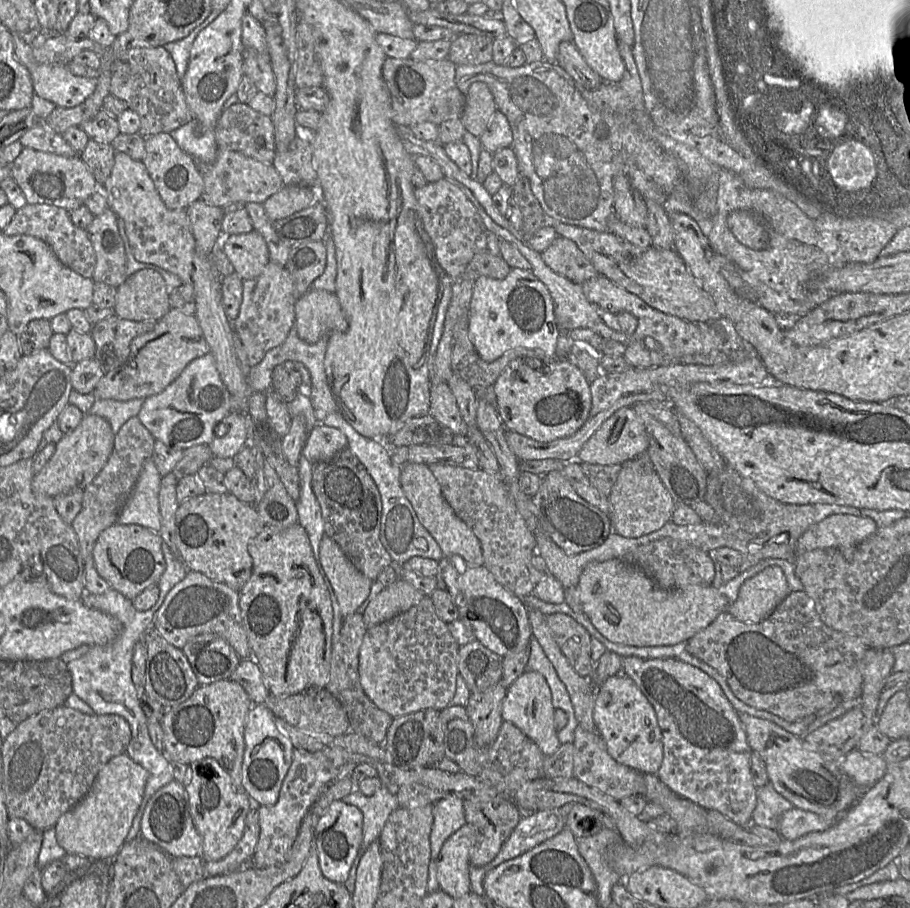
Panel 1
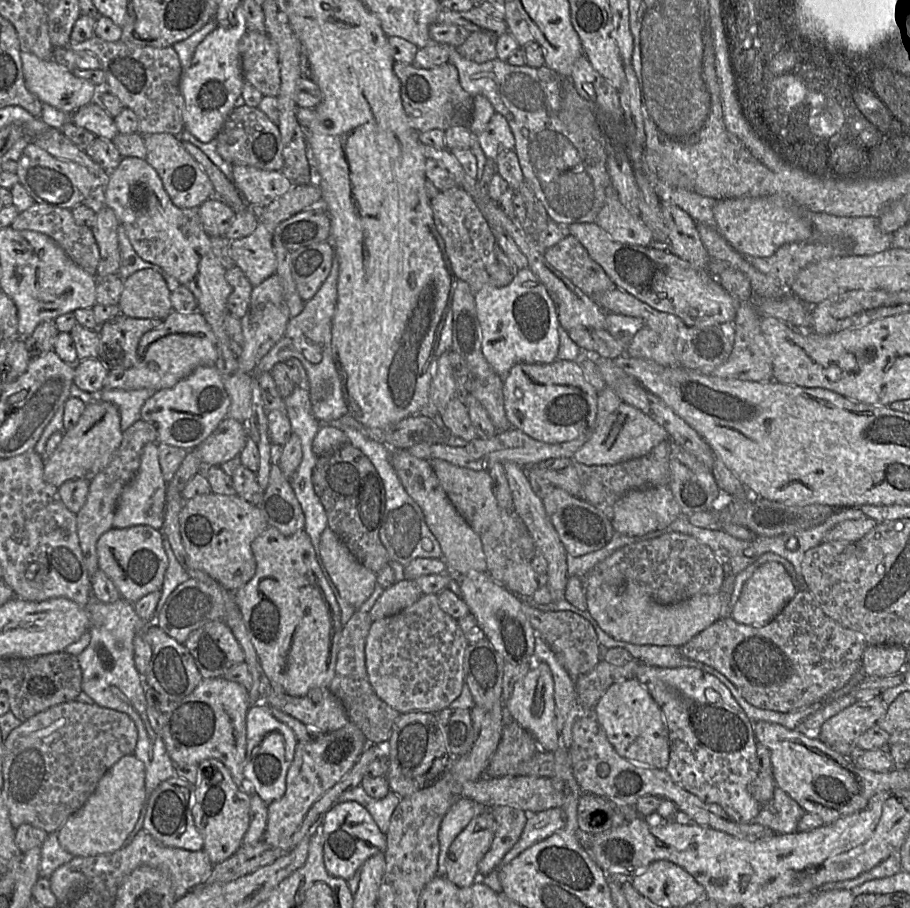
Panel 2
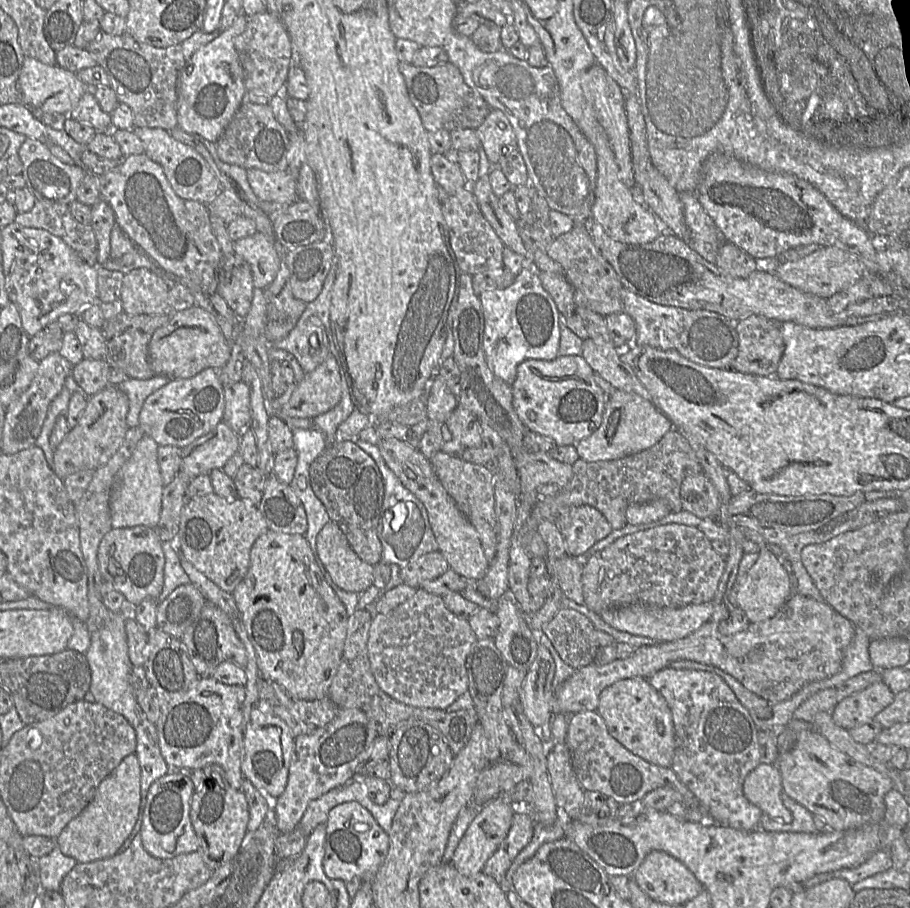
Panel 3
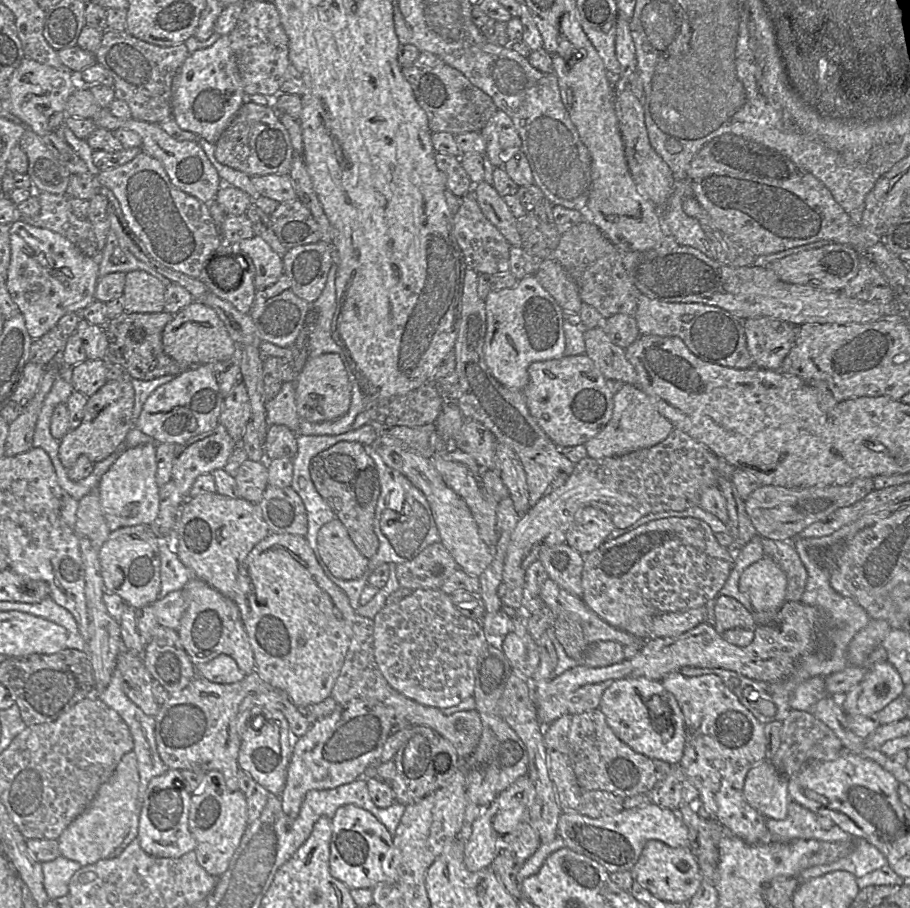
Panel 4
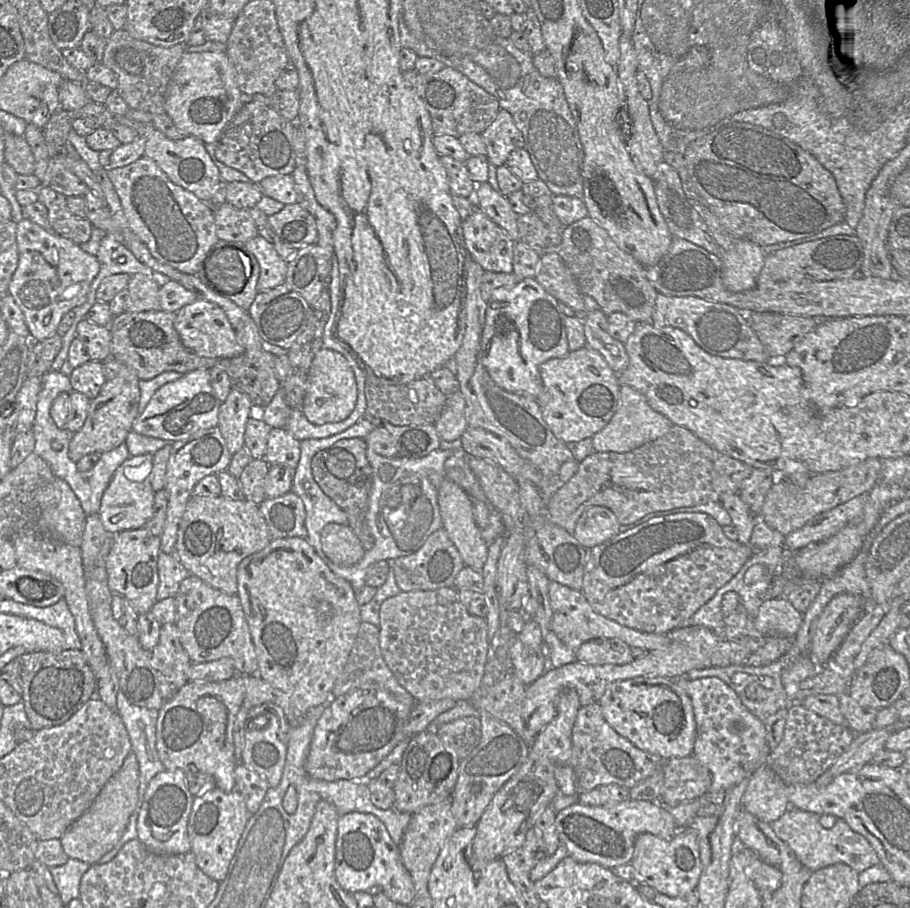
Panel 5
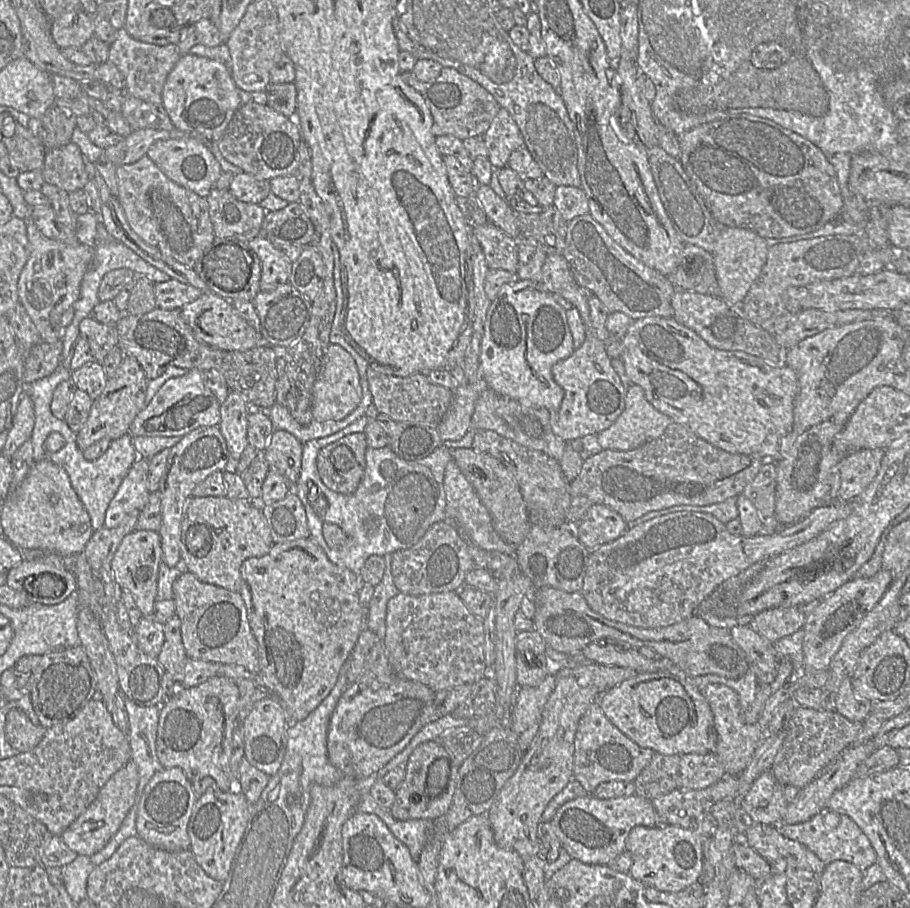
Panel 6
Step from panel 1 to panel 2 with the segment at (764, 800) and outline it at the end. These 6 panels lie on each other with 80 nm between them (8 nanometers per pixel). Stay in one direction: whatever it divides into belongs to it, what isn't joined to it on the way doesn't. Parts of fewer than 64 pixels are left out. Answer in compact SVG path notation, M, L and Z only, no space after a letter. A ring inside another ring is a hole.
M776 786L773 799L761 806L753 822L777 834L790 834L797 831L798 822L804 813L804 809L796 801Z

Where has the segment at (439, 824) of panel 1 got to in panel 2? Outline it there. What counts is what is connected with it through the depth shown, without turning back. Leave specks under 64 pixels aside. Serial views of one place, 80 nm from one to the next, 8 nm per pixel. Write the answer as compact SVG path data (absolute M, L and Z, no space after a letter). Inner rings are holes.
M457 797L446 812L441 821L438 832L440 846L438 874L444 875L445 861L451 843L478 813L478 809L481 808L471 800L463 797Z

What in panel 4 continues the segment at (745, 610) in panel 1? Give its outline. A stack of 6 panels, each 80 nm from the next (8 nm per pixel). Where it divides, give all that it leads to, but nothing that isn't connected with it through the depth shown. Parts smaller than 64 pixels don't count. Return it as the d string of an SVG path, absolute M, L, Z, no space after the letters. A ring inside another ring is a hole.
M768 555L748 567L740 577L739 590L746 595L752 613L779 611L786 602L787 577Z

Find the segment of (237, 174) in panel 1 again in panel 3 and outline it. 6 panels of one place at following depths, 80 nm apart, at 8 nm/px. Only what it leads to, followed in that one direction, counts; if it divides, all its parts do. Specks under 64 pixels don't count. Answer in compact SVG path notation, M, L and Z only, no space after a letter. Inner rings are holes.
M246 169L248 182L260 201L290 204L297 200L296 185L288 171Z

